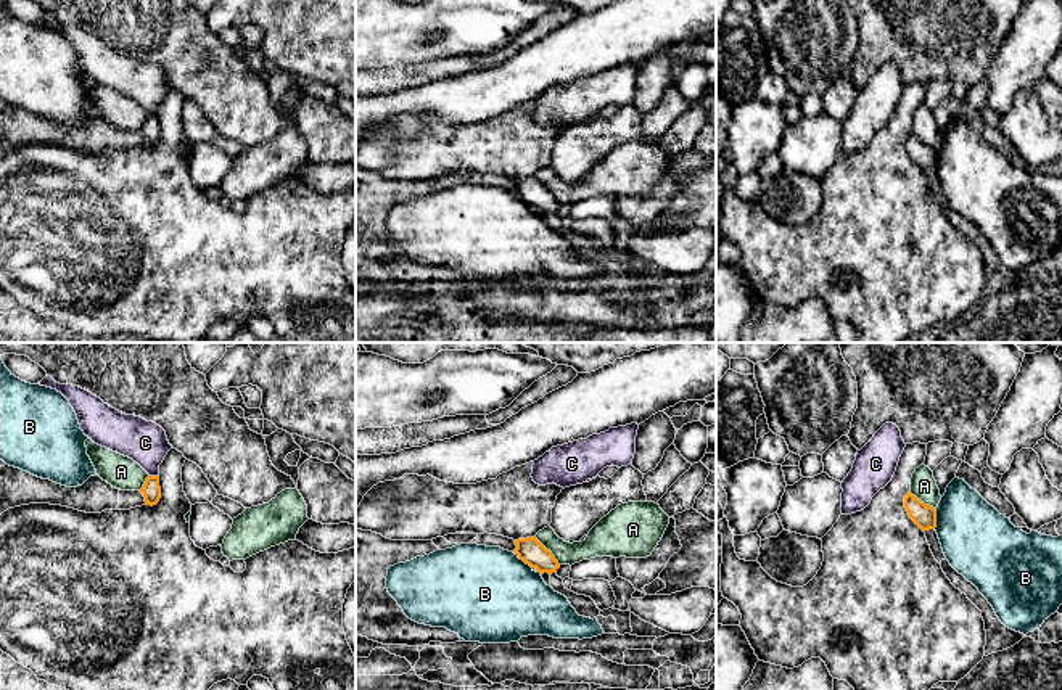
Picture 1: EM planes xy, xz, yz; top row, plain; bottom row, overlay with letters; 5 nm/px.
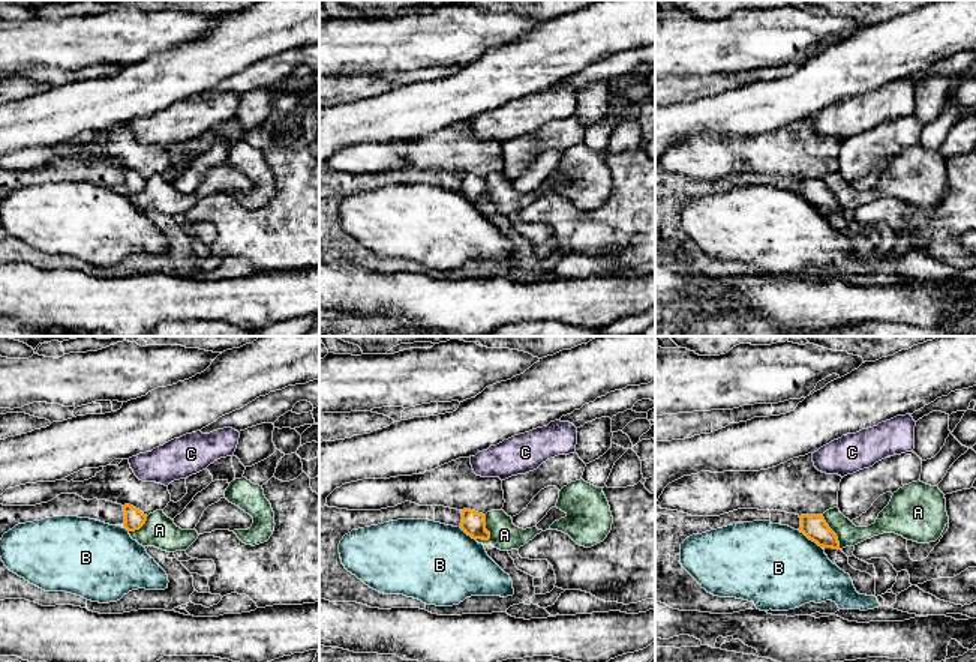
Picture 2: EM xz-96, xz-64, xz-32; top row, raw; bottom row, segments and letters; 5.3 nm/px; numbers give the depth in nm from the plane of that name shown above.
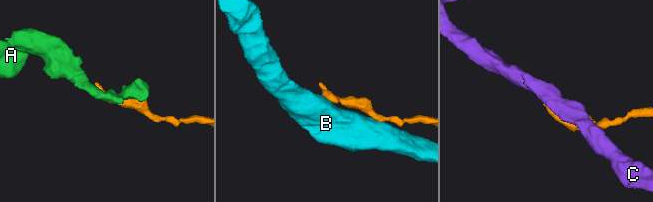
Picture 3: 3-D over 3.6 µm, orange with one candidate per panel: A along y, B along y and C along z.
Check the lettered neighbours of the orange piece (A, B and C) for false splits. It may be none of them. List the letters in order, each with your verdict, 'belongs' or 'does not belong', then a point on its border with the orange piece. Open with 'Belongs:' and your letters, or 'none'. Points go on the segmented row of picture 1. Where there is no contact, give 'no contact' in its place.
Belongs: none
A: does not belong; meets orange in xz at (549, 550)
B: does not belong; meets orange in yz at (935, 518)
C: does not belong; meets orange in xy at (155, 476)

